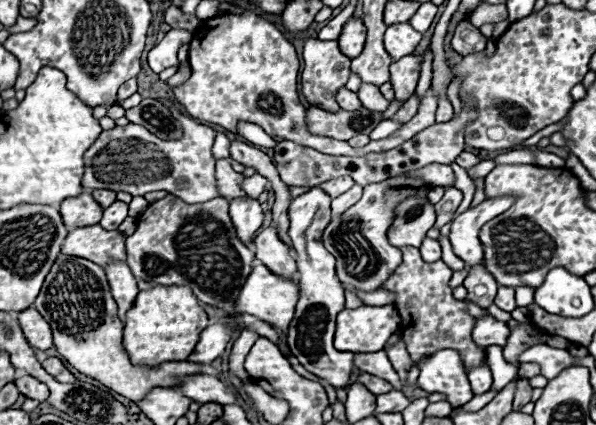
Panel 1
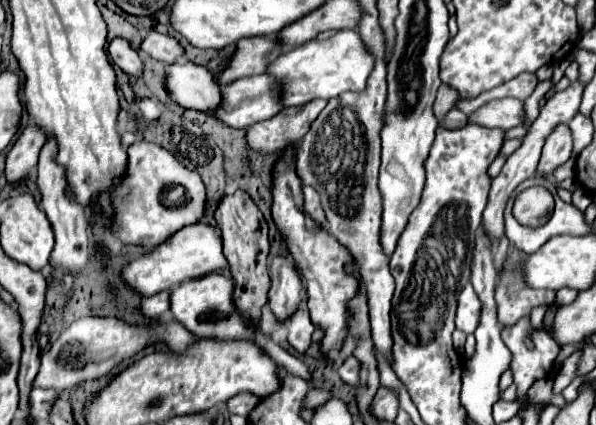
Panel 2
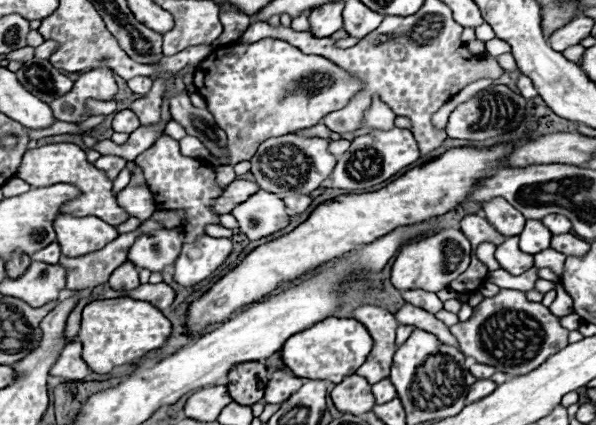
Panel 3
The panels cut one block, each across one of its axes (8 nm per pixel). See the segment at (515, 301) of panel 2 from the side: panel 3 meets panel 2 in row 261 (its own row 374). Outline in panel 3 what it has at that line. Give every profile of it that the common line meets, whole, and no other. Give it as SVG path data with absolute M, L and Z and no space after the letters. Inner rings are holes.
M500 290L494 298L484 298L474 308L472 318L450 326L450 332L466 356L490 364L508 376L536 370L554 350L562 350L568 344L568 330L560 326L558 318L540 302L530 302L520 290Z

